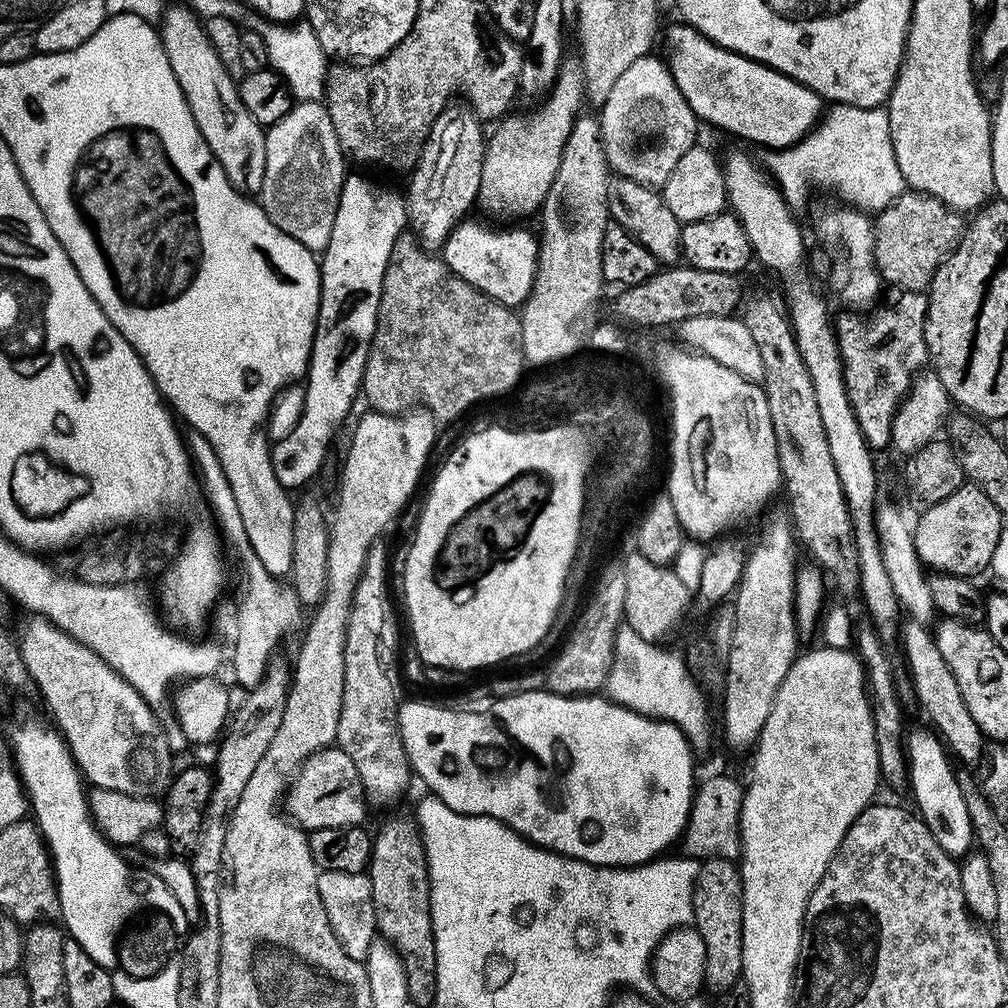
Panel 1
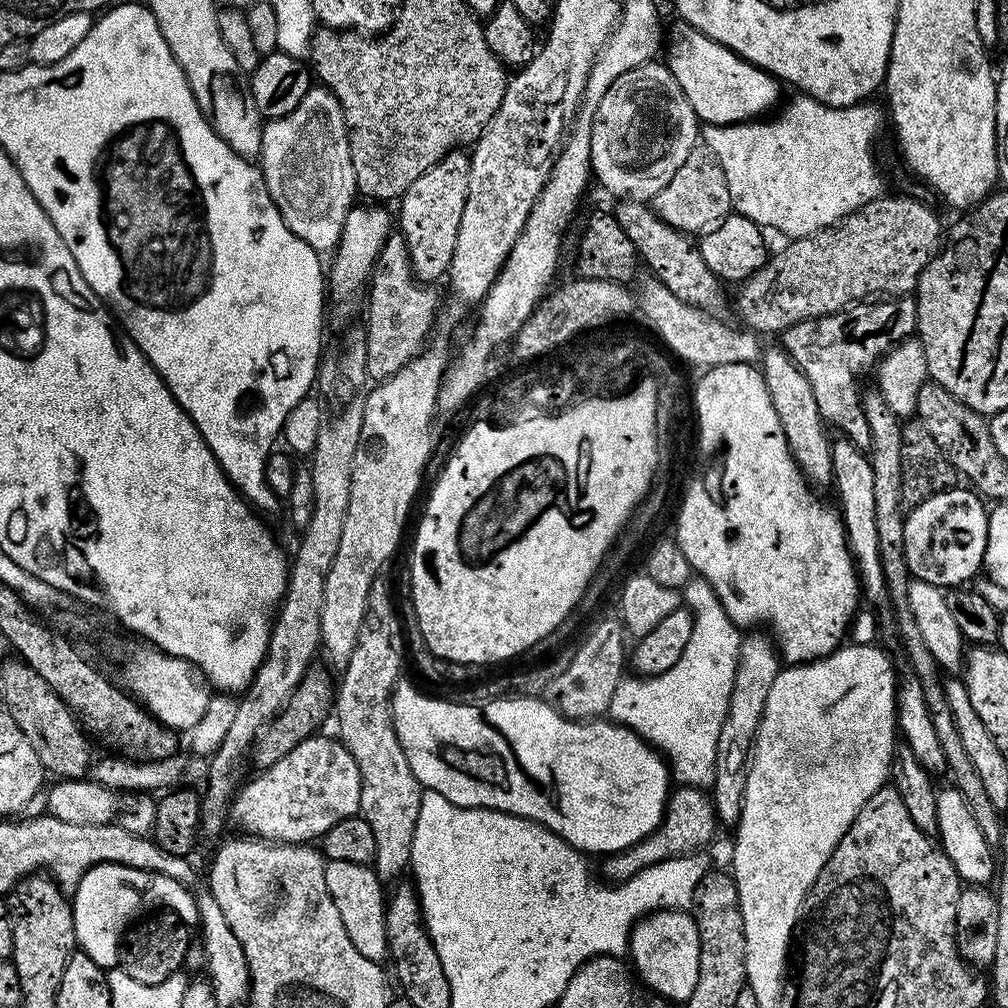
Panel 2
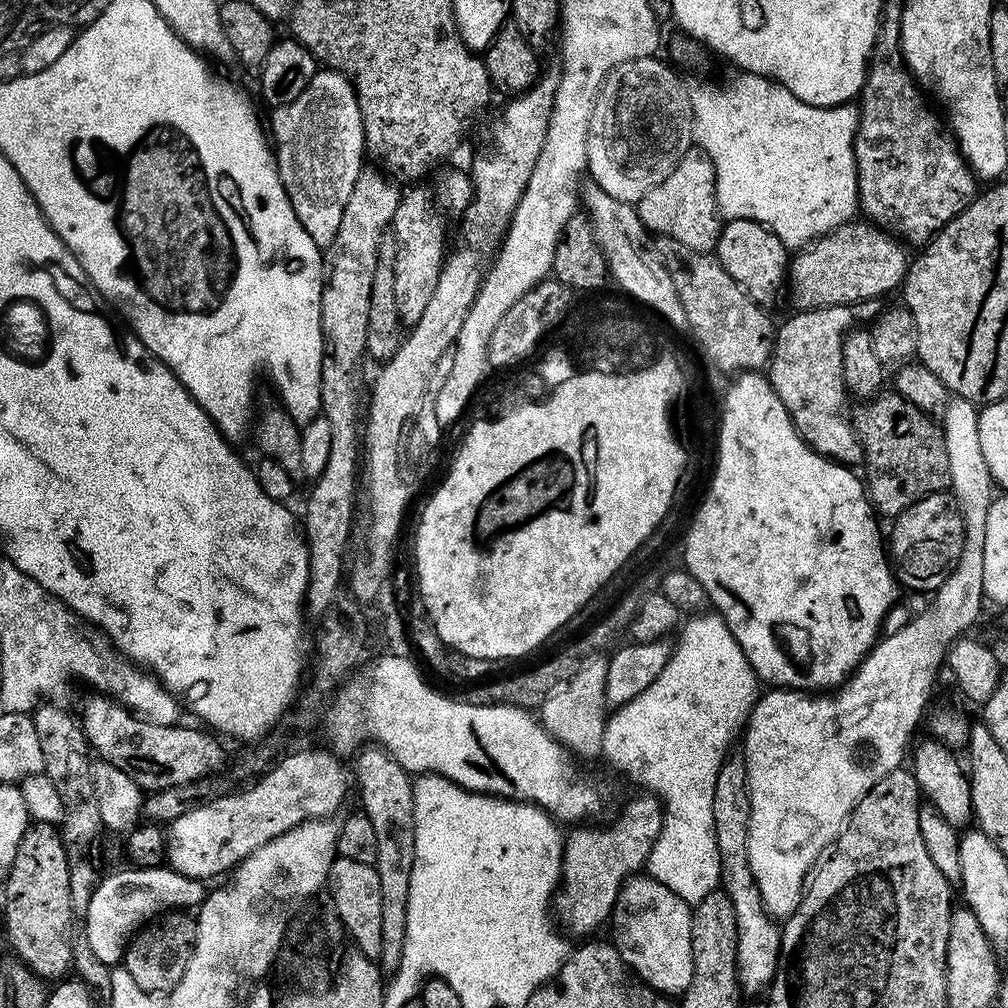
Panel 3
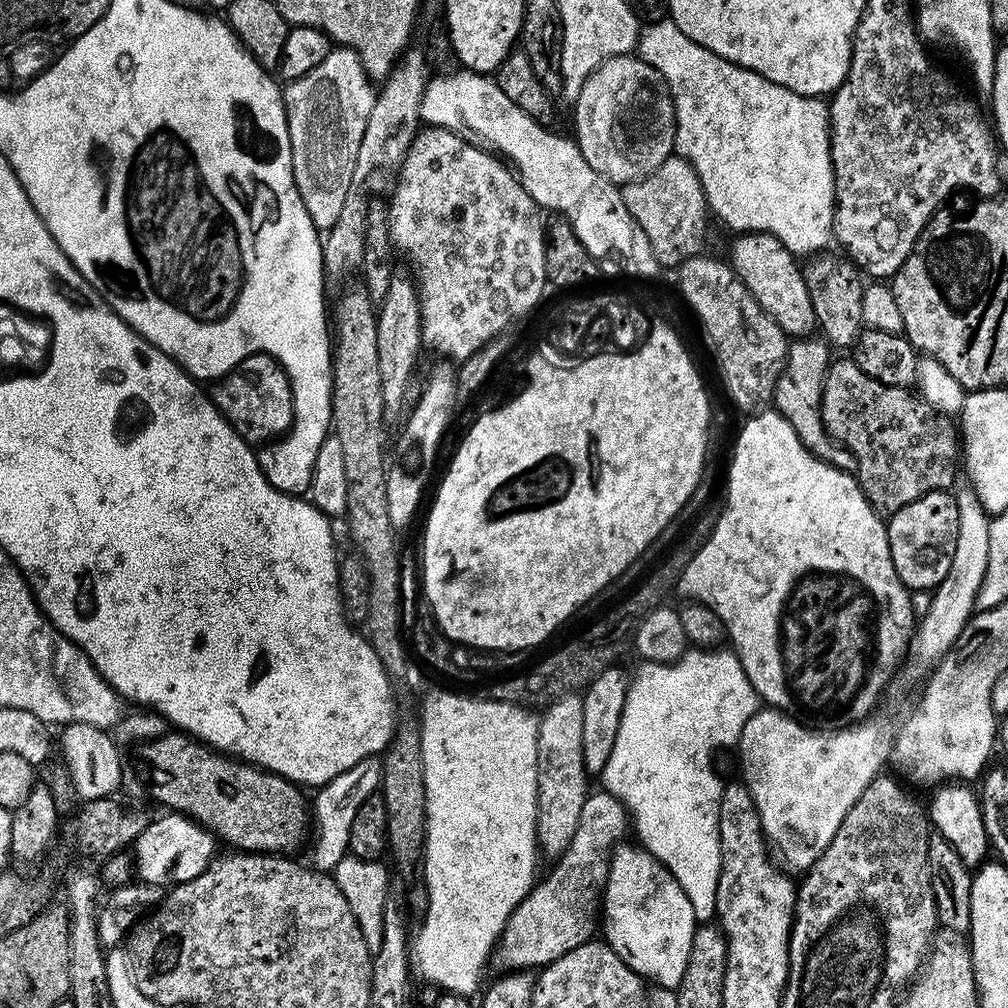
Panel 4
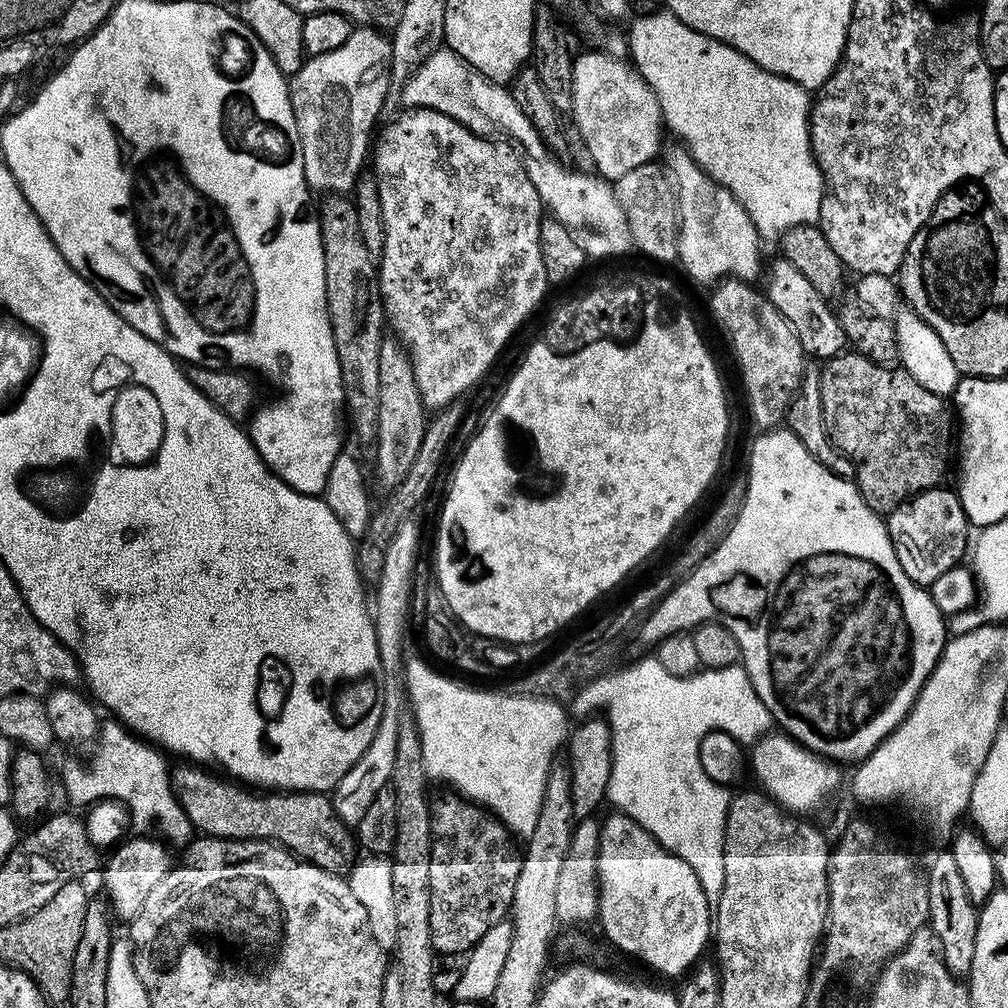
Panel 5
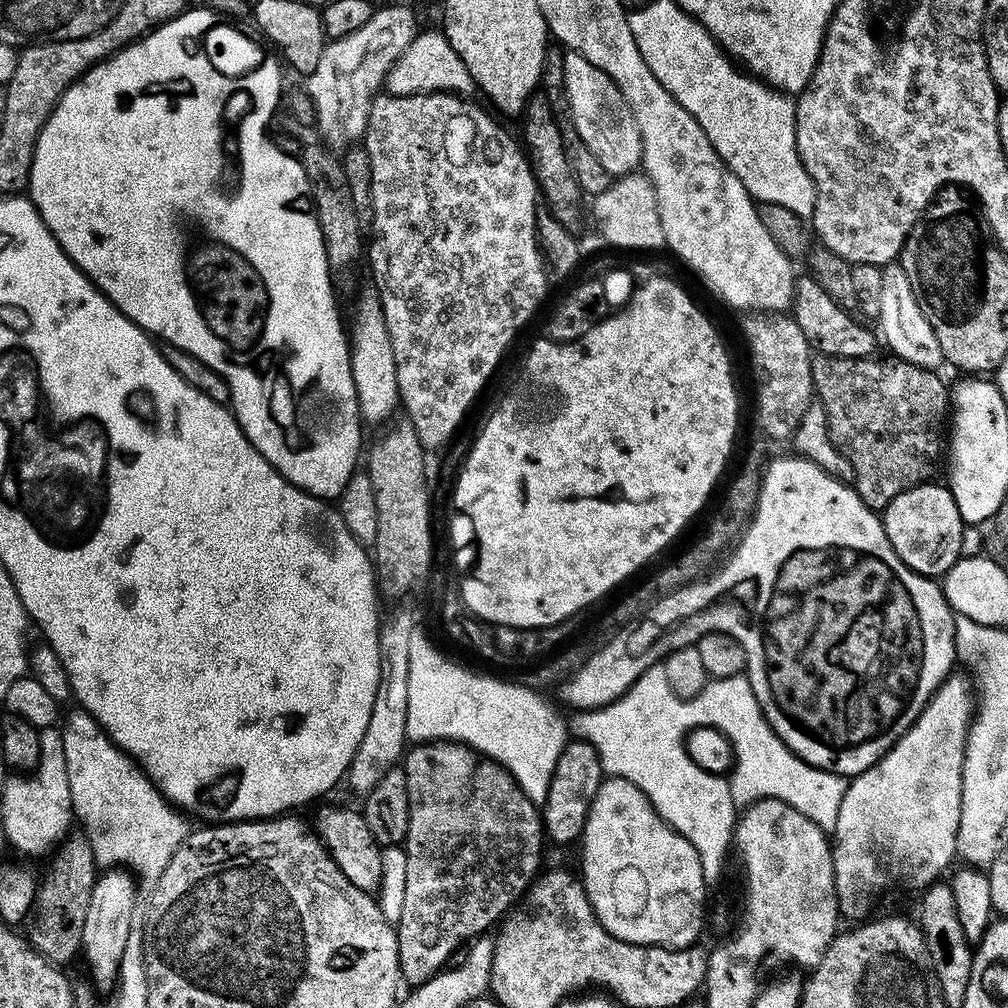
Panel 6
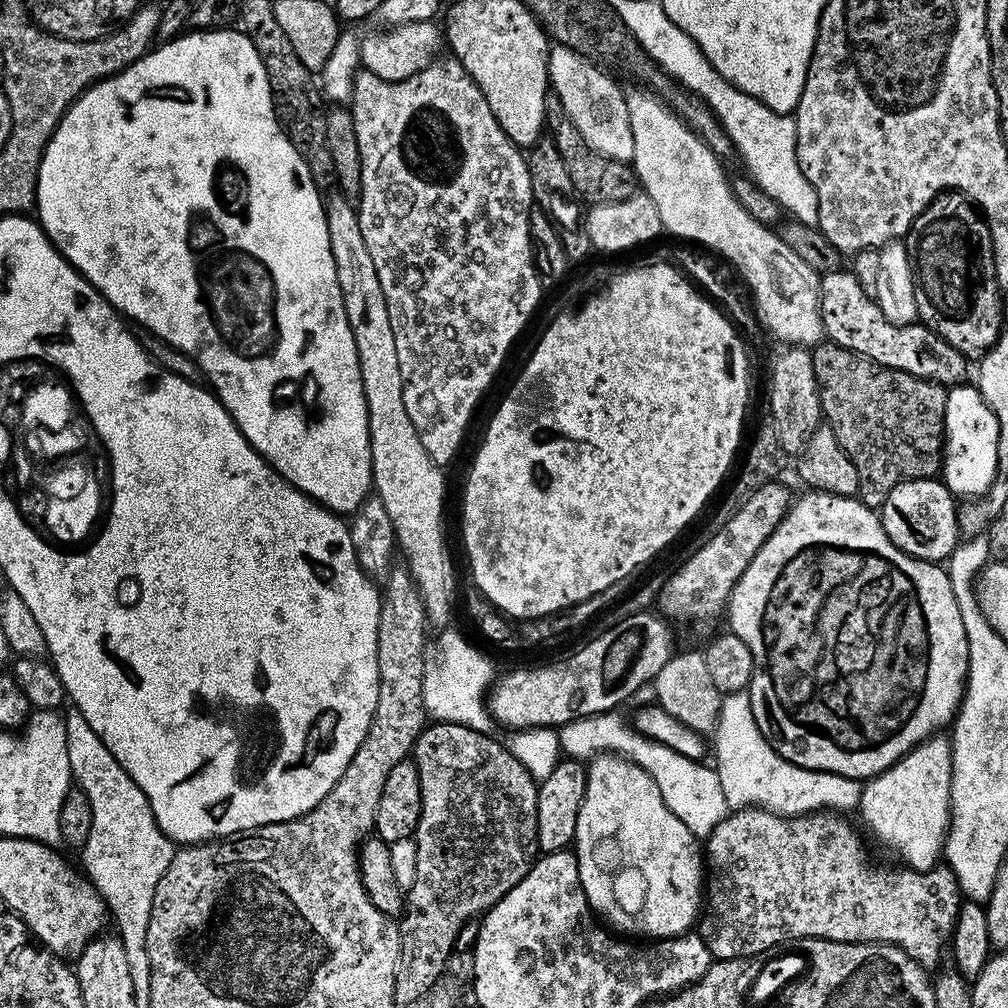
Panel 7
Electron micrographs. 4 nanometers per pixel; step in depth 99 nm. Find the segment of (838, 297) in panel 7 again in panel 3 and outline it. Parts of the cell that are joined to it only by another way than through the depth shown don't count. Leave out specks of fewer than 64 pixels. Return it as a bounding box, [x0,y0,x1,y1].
[714,220,790,306]

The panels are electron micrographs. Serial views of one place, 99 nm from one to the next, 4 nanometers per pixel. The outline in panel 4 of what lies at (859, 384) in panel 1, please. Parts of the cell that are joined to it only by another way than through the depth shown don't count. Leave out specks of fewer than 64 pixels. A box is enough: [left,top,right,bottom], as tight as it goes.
[774,338,855,473]

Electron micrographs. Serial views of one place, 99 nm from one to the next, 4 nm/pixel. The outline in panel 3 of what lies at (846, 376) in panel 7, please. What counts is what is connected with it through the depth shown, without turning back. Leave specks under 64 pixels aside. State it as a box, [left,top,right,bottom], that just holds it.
[851,390,951,518]

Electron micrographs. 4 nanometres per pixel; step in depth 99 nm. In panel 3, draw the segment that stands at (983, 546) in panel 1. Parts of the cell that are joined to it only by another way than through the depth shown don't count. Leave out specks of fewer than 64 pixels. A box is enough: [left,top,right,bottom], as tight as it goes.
[890,492,964,593]

